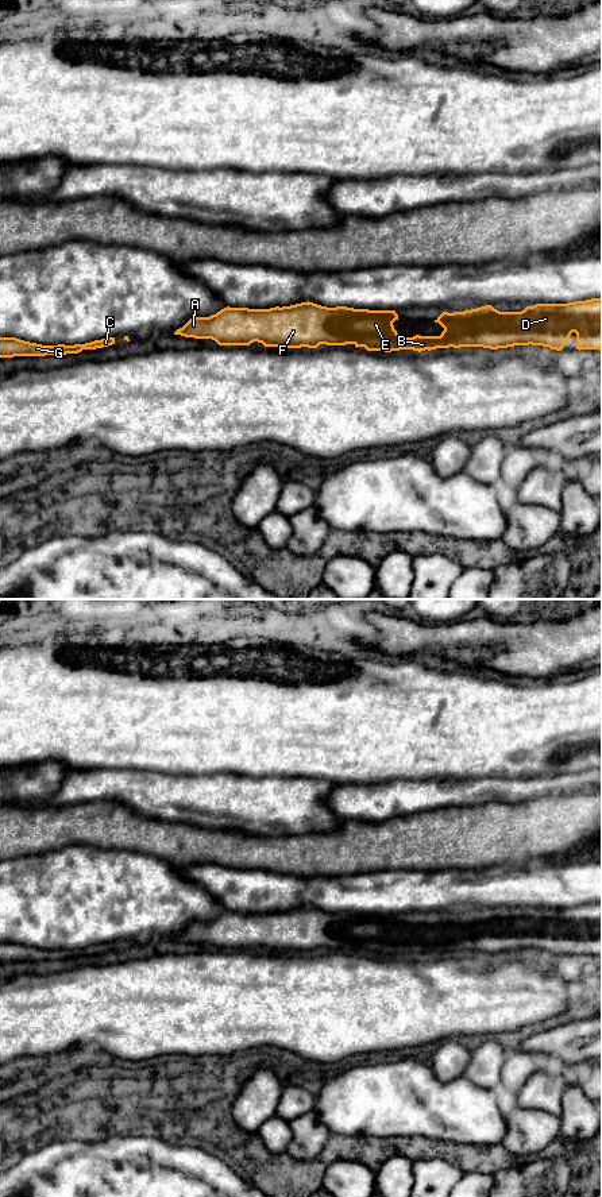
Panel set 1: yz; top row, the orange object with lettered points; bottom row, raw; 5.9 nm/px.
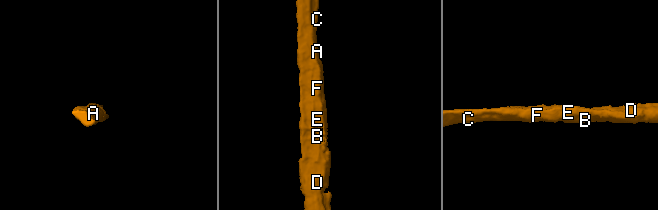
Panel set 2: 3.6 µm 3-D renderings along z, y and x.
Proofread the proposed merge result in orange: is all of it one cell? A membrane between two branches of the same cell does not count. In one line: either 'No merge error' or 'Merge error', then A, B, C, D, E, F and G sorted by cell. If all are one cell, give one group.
No merge error. Groups: A B C D E F G

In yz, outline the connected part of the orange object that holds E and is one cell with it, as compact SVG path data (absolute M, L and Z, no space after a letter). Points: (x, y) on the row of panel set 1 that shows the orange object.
M591 298L586 301L575 301L568 304L536 304L526 306L521 312L499 312L491 305L481 306L464 312L443 312L435 323L439 323L444 331L440 336L402 337L394 329L393 323L398 320L395 310L368 310L354 309L347 306L327 308L313 302L301 302L290 306L275 306L270 309L248 309L248 308L224 308L209 317L192 317L174 335L194 339L212 339L219 345L250 345L254 341L262 343L265 347L278 348L317 348L320 344L346 345L354 344L364 347L367 351L431 351L436 348L460 348L460 347L483 347L490 350L508 348L514 345L543 345L560 351L568 343L572 332L576 333L576 350L599 350L602 351L602 298Z

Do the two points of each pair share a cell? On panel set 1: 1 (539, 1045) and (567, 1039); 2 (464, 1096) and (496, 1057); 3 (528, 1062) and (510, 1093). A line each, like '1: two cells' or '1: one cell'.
1: one cell
2: two cells
3: one cell

